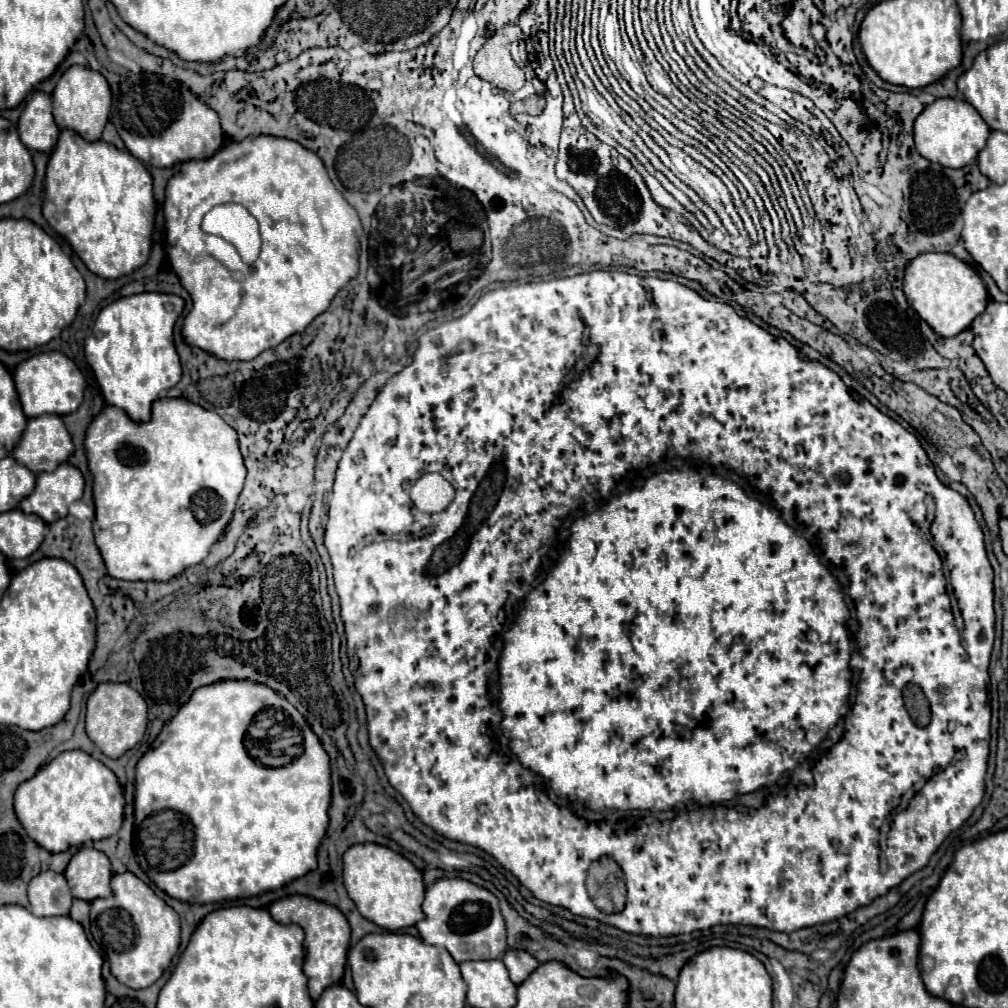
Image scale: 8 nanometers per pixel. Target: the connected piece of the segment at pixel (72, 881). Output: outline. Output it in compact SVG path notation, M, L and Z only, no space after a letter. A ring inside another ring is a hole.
M84 846L72 856L64 876L74 898L92 902L94 898L104 898L112 894L110 860L104 852L92 846Z

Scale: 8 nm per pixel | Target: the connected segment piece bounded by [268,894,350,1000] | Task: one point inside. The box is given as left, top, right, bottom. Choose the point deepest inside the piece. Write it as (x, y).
(327, 931)

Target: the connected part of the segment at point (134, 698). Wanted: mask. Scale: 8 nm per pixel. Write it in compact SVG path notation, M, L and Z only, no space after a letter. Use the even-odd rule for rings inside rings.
M102 682L96 686L96 690L88 696L86 704L86 732L90 740L108 756L108 758L120 758L126 750L134 748L148 726L146 716L146 702L144 698L130 688L126 682Z

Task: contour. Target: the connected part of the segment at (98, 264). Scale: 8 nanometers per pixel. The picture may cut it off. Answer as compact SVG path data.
M62 130L54 146L44 180L44 218L64 236L74 252L82 258L86 268L102 278L120 278L144 266L150 258L150 236L154 228L156 202L152 194L152 176L144 164L128 150L118 150L114 144L96 140L86 142L74 130Z

